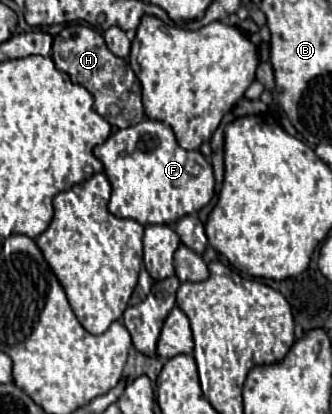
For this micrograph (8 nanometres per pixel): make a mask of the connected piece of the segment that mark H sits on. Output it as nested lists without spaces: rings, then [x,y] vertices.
[[[67,25],[59,35],[53,37],[51,57],[57,69],[65,71],[73,83],[83,85],[95,97],[95,111],[105,117],[113,127],[137,125],[145,119],[141,103],[141,83],[131,71],[129,63],[121,57],[115,57],[99,31],[87,25]]]

